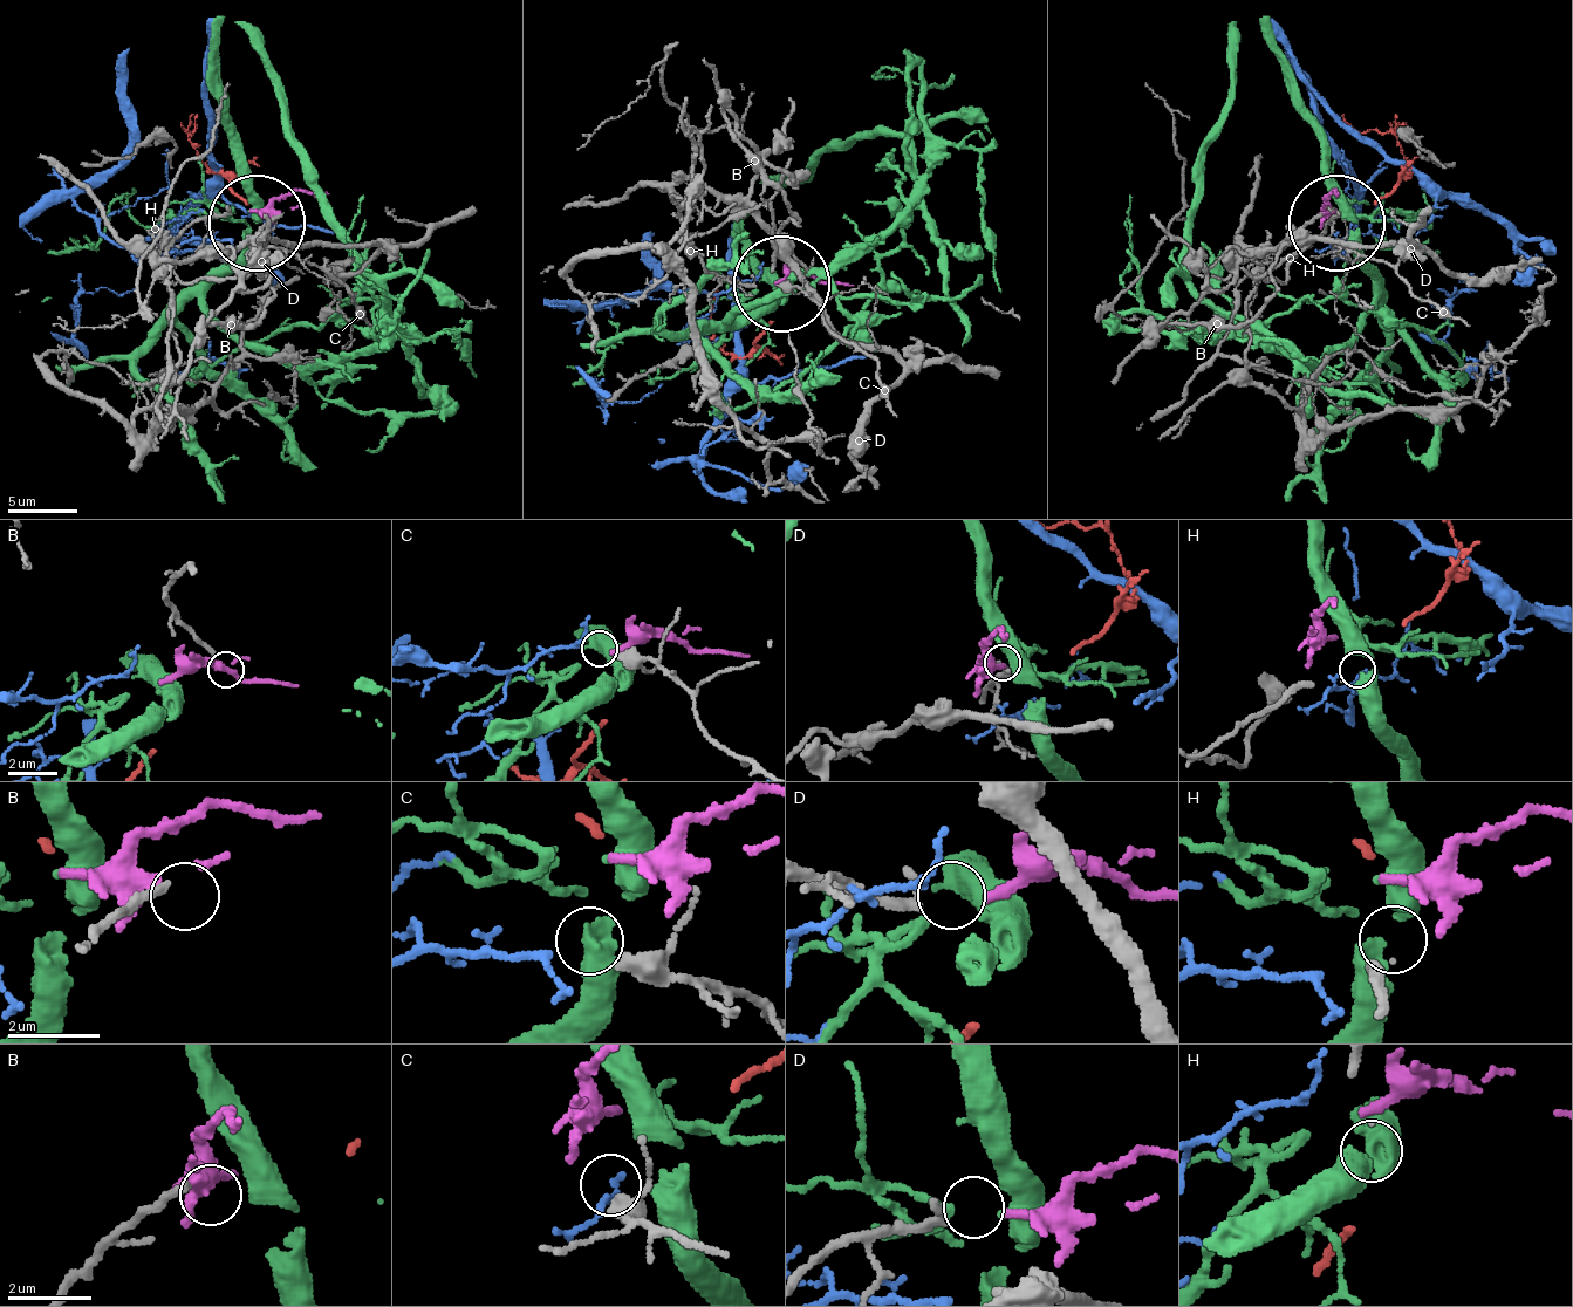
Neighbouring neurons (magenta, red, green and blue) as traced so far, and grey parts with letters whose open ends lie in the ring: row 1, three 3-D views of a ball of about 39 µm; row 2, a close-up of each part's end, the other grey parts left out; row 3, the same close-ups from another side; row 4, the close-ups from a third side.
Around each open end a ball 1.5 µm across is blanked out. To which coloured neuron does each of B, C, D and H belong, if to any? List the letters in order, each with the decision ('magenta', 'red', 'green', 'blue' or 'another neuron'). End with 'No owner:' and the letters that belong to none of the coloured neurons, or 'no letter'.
B: another neuron
C: blue
D: magenta
H: another neuron
No owner: B, H

